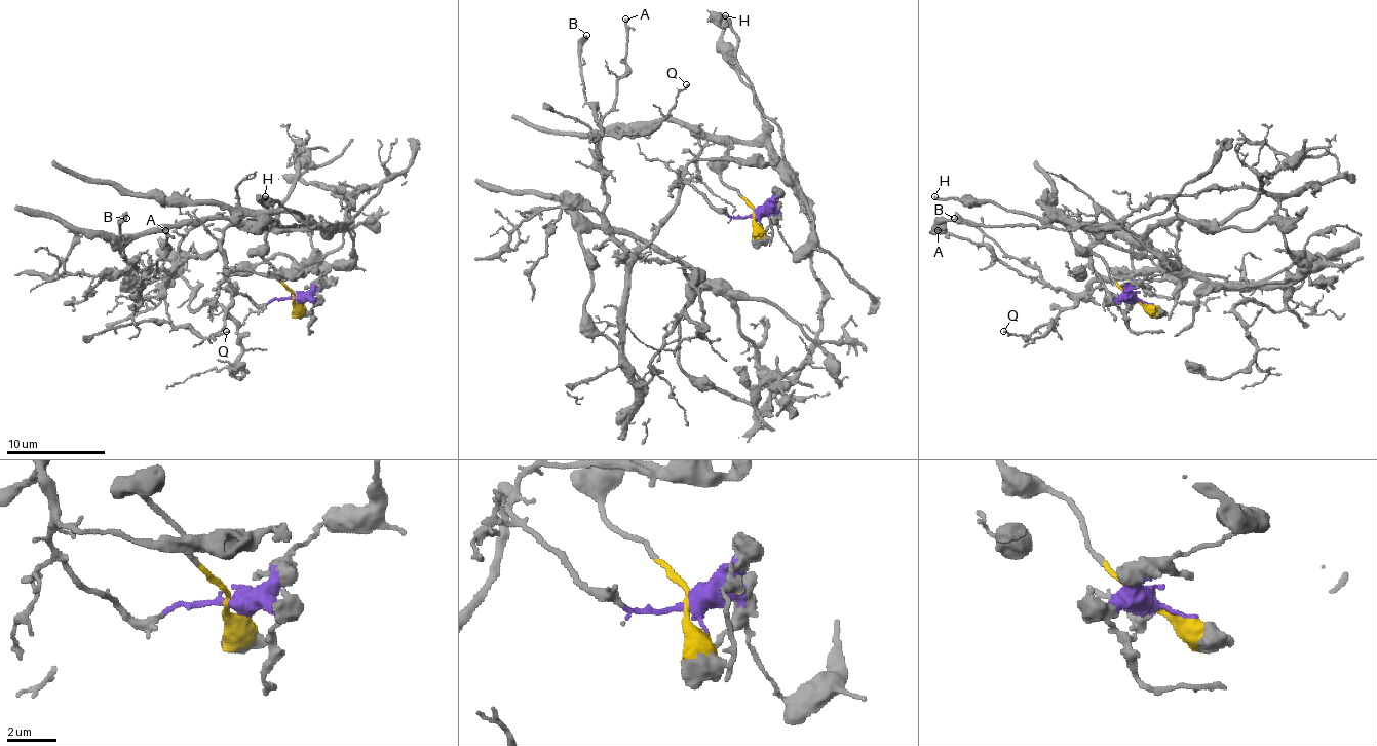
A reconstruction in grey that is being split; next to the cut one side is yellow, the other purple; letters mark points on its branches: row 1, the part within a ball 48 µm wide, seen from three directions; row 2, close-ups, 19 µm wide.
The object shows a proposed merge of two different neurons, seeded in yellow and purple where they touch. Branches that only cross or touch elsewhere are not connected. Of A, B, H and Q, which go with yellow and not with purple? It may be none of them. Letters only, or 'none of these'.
H

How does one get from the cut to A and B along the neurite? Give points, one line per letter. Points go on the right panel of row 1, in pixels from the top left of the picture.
A: (1134, 299), (1114, 297), (1089, 250), (1158, 255), (1171, 267), (1070, 294), (939, 230)
B: (1134, 299), (1114, 297), (1089, 250), (1114, 243), (1158, 255), (1171, 267), (1095, 280), (1070, 294), (953, 218)

